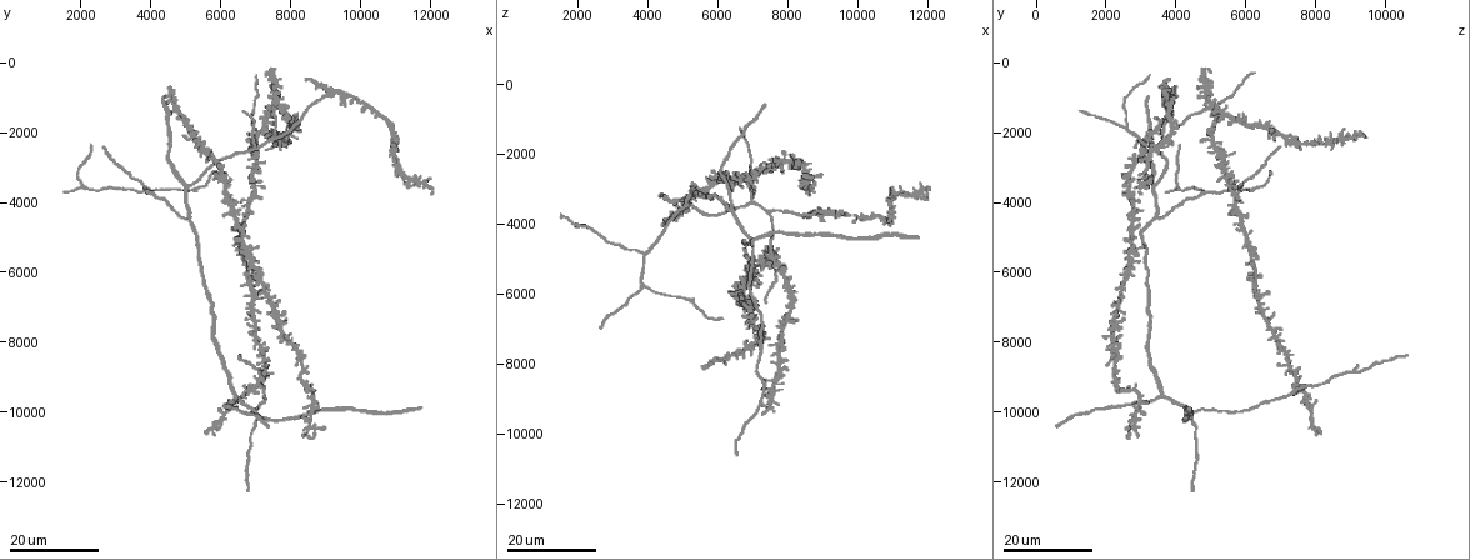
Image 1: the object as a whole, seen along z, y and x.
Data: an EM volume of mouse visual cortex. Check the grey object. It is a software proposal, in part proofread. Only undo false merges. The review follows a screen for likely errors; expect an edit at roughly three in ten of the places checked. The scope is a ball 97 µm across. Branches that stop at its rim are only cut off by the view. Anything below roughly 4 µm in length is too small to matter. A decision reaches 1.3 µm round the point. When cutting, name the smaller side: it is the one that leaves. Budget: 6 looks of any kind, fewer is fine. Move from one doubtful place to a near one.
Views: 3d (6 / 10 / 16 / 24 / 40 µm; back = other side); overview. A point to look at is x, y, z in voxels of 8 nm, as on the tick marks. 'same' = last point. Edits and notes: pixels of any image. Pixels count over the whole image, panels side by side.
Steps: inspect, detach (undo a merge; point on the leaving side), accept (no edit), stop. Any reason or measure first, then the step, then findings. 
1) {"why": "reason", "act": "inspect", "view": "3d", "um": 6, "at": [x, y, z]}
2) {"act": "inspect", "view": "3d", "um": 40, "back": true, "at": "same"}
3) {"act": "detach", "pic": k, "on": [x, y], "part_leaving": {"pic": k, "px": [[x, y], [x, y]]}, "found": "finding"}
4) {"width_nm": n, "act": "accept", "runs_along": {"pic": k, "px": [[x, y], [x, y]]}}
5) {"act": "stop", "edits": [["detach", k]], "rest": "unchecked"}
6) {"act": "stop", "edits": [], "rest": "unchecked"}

{"why": "three arms meet", "act": "inspect", "view": "3d", "um": 16, "at": [7000, 2400, 3400]}

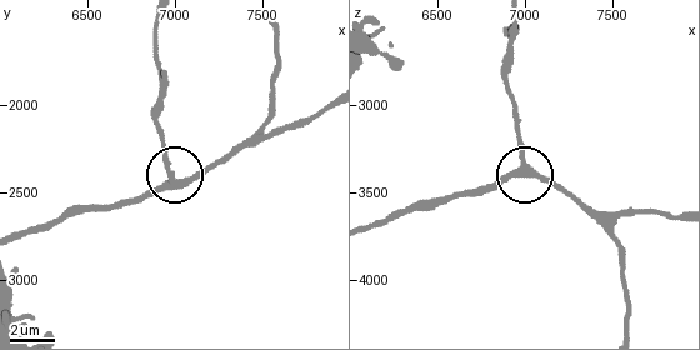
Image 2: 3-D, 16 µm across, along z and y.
{"act": "inspect", "view": "3d", "um": 10, "at": [6980, 2420, 3320]}

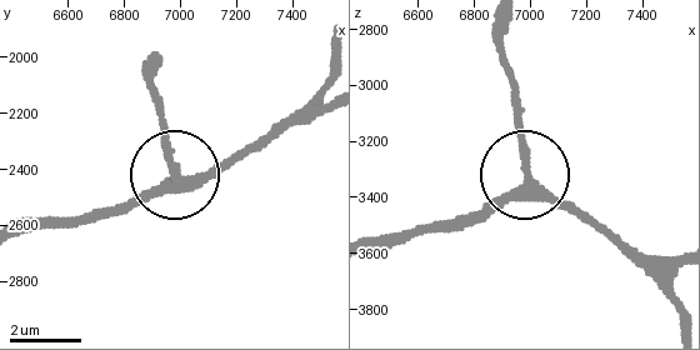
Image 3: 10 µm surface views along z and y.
{"width_nm": 290, "act": "accept", "runs_along": {"pic": 3, "px": [[24, 234], [141, 204], [176, 170], [168, 146]]}, "found": "one neuron here"}

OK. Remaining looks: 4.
{"why": "three-way junction", "act": "inspect", "view": "3d", "um": 16, "at": [4000, 3600, 4900]}

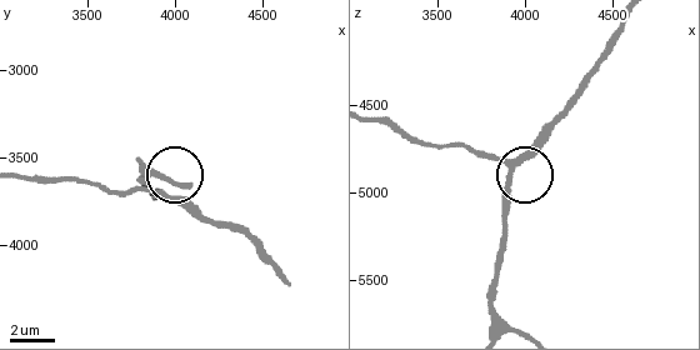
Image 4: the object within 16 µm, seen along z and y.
{"act": "inspect", "view": "3d", "um": 10, "at": [3920, 3720, 4860]}

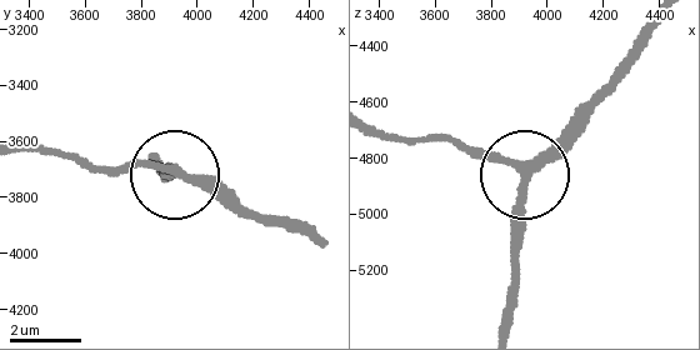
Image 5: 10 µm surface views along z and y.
{"width_nm": 250, "act": "accept", "runs_along": {"pic": 5, "px": [[655, 20], [640, 56], [533, 164], [496, 164], [445, 140]]}, "found": "one neuron here"}

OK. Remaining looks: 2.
{"why": "a fork", "act": "inspect", "view": "3d", "um": 16, "at": [3900, 3600, 5800]}

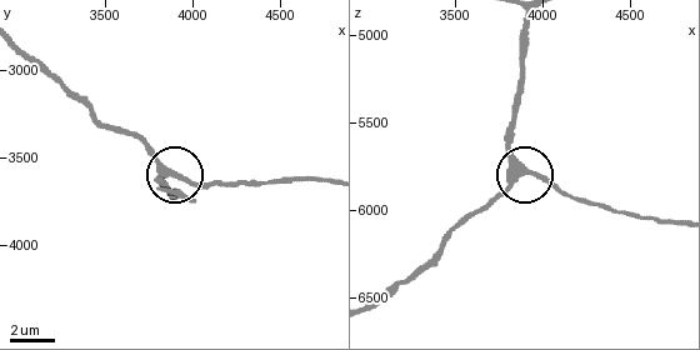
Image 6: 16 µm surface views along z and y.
{"act": "inspect", "view": "3d", "um": 6, "at": [3900, 3600, 5780]}

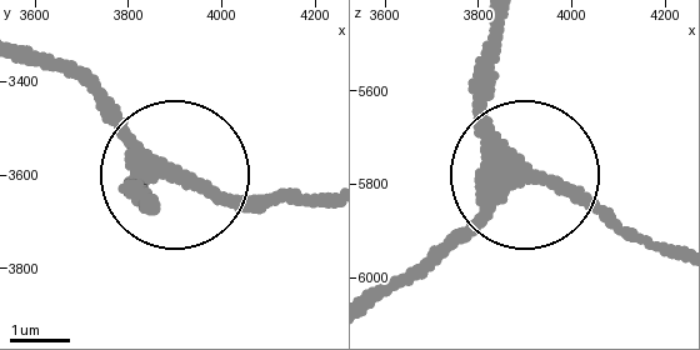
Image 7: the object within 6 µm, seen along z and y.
{"side_arm_um": 17, "act": "accept", "runs_along": {"pic": 7, "px": [[503, 26], [488, 130], [508, 175], [433, 260]]}, "found": "one neuron here"}

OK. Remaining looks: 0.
{"act": "stop", "edits": [], "rest": "unchecked"}

